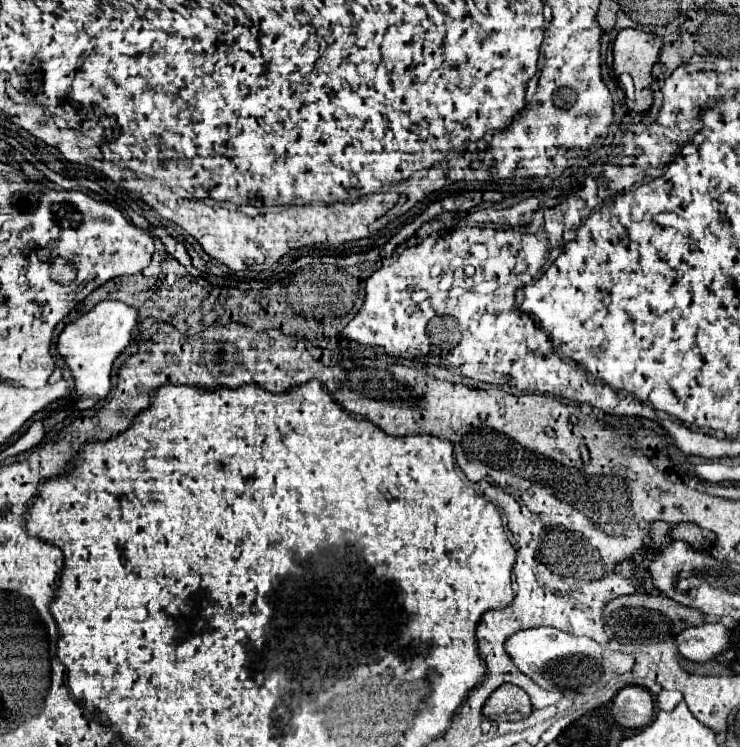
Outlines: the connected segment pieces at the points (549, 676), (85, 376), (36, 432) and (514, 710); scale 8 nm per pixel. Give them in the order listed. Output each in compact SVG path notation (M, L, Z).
M536 626L528 630L520 630L518 634L506 640L506 652L510 654L514 666L532 678L544 690L560 690L560 692L582 692L592 694L594 688L604 686L614 674L630 672L634 666L634 658L622 652L608 650L588 636L572 636L556 628Z
M104 300L104 302L96 304L88 314L70 322L62 330L62 334L58 336L56 350L72 372L72 378L74 378L74 384L78 390L78 399L73 408L56 413L54 419L57 422L62 422L75 411L81 412L94 408L100 400L106 398L106 394L110 392L112 362L130 344L130 336L136 326L136 318L138 318L138 314L132 306L126 306L124 302L118 302L118 300Z
M36 420L30 424L30 428L14 444L10 444L8 448L2 450L2 458L16 456L22 450L30 450L32 446L38 446L42 438L44 438L44 428L42 428L42 422Z
M502 684L484 704L484 716L490 720L522 720L532 712L530 698L522 688Z

